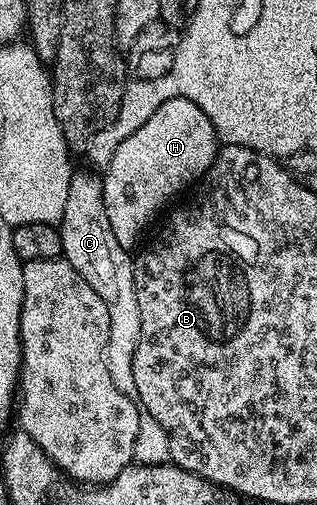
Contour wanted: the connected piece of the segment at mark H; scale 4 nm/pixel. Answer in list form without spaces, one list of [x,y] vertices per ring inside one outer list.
[[[171,98],[134,132],[134,136],[126,136],[122,144],[118,144],[118,152],[114,152],[114,160],[103,171],[104,199],[106,200],[106,220],[110,220],[110,228],[114,228],[114,240],[125,248],[132,245],[144,234],[144,229],[156,218],[156,213],[171,200],[175,194],[180,194],[188,185],[199,183],[206,171],[212,167],[216,159],[218,139],[214,132],[214,124],[210,124],[210,116],[194,104],[194,100]]]

